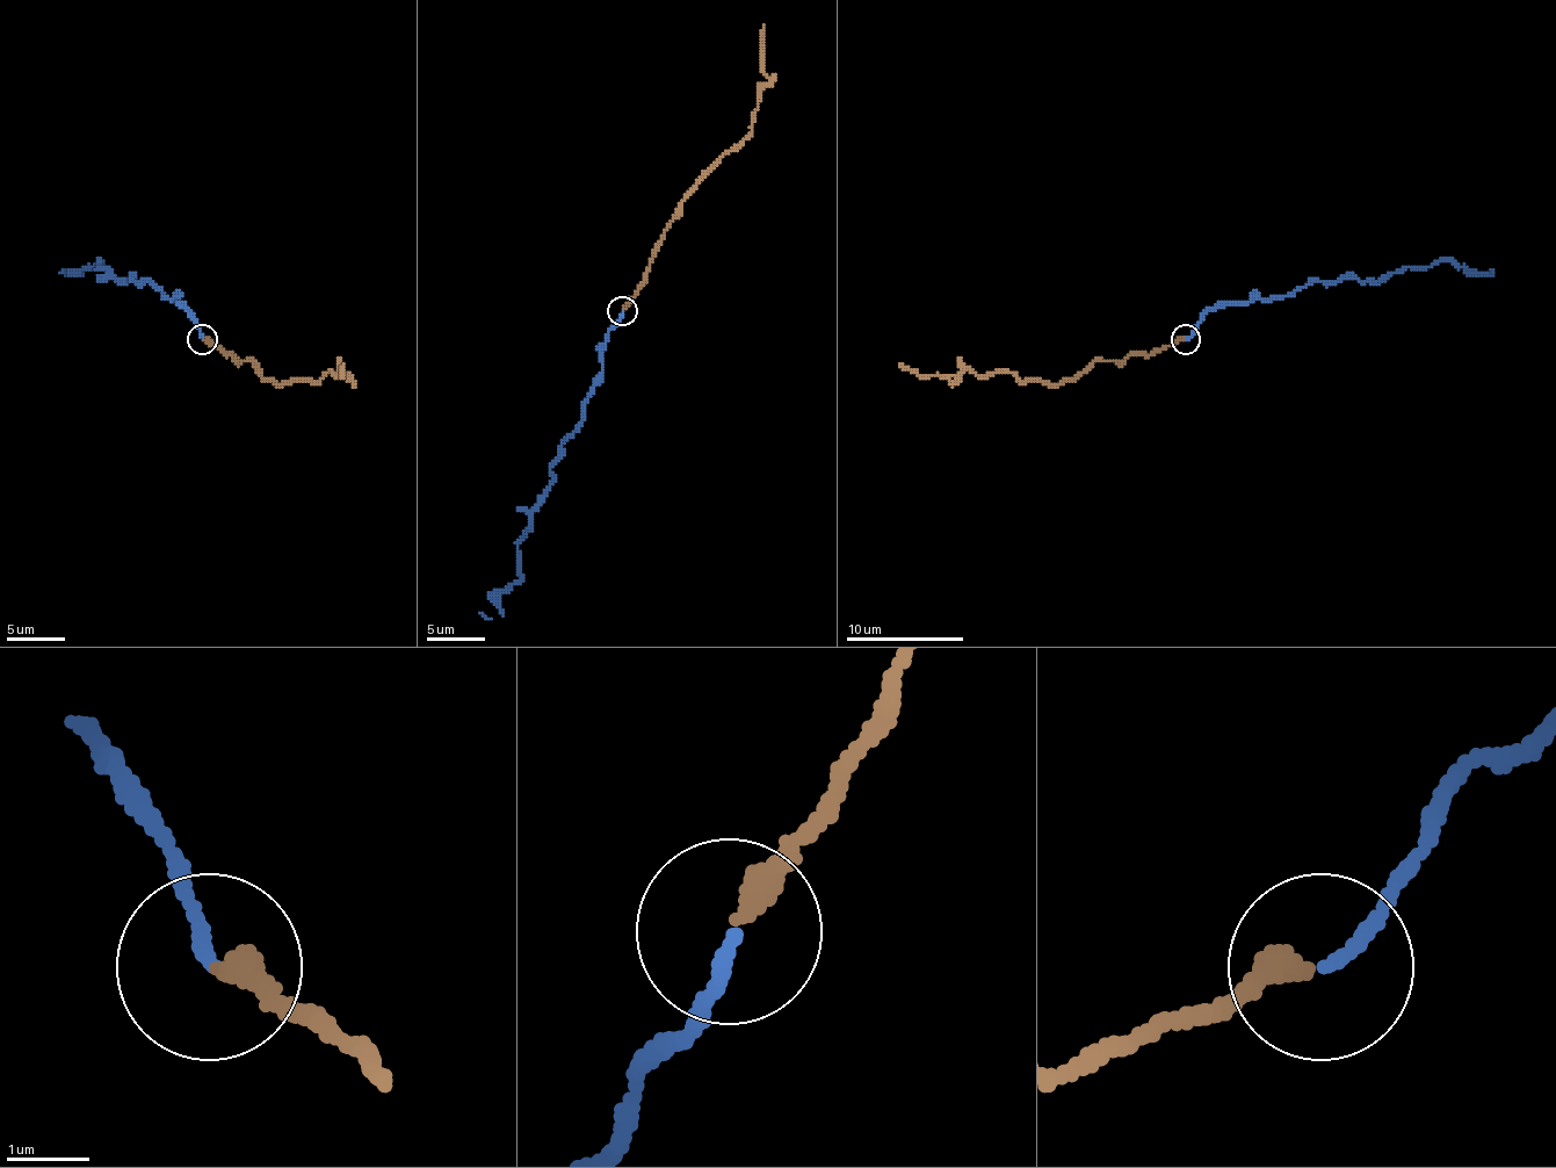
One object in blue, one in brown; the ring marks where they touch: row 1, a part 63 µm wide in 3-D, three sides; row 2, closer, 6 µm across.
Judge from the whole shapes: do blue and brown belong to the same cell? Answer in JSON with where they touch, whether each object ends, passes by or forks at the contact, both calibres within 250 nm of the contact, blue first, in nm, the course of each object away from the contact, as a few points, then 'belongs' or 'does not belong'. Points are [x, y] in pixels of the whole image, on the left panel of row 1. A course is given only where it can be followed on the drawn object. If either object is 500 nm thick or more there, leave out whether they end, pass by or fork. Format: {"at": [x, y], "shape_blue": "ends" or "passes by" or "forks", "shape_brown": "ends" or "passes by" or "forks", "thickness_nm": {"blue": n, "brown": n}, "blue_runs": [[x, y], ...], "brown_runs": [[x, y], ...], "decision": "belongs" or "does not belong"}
{"at": [202, 339], "shape_blue": "ends", "shape_brown": "ends", "thickness_nm": {"blue": 160, "brown": 320}, "blue_runs": [[203, 340], [200, 325], [182, 304], [150, 281], [124, 281], [98, 267], [100, 261], [80, 275], [59, 273]], "brown_runs": [[203, 340], [223, 354], [250, 360], [276, 383], [317, 381], [340, 369], [349, 375], [344, 375], [344, 363]], "decision": "does not belong"}

